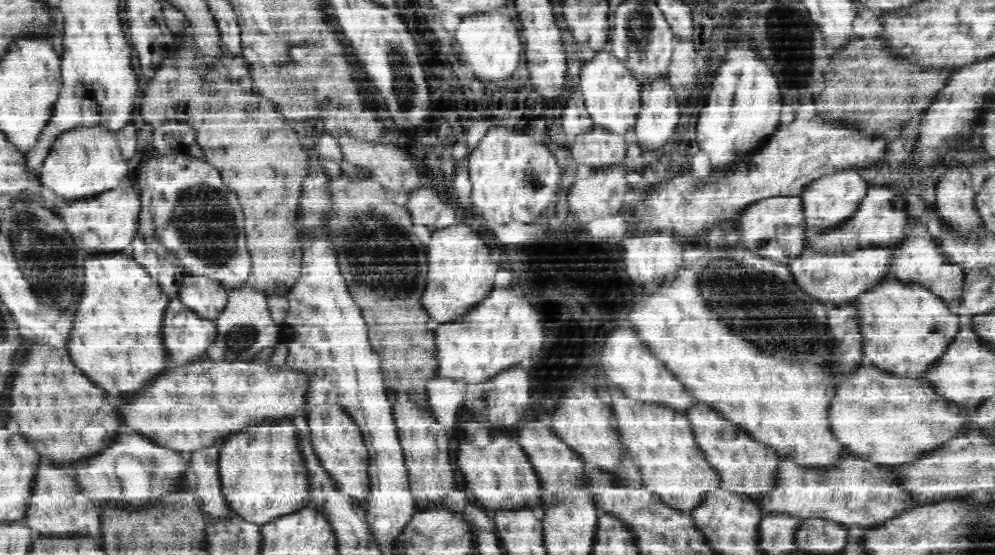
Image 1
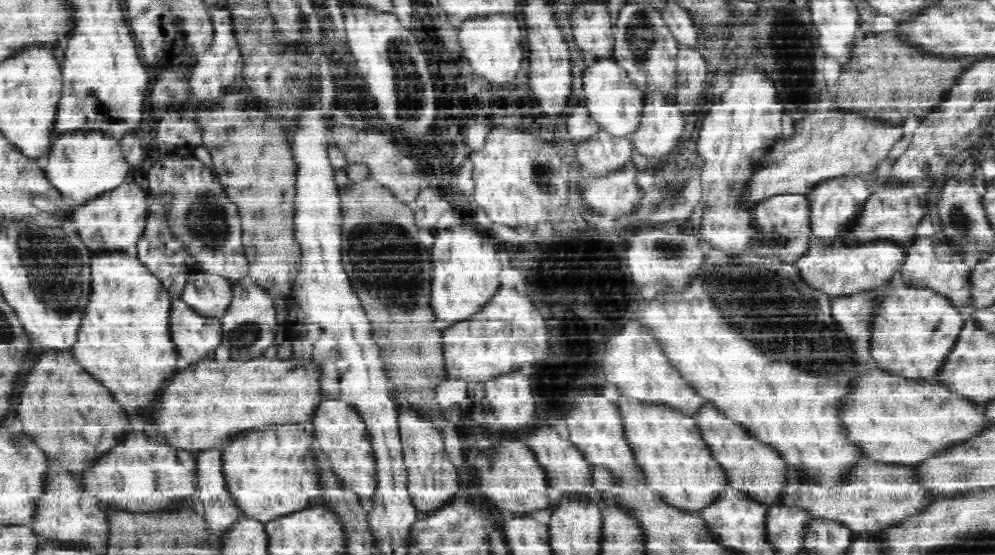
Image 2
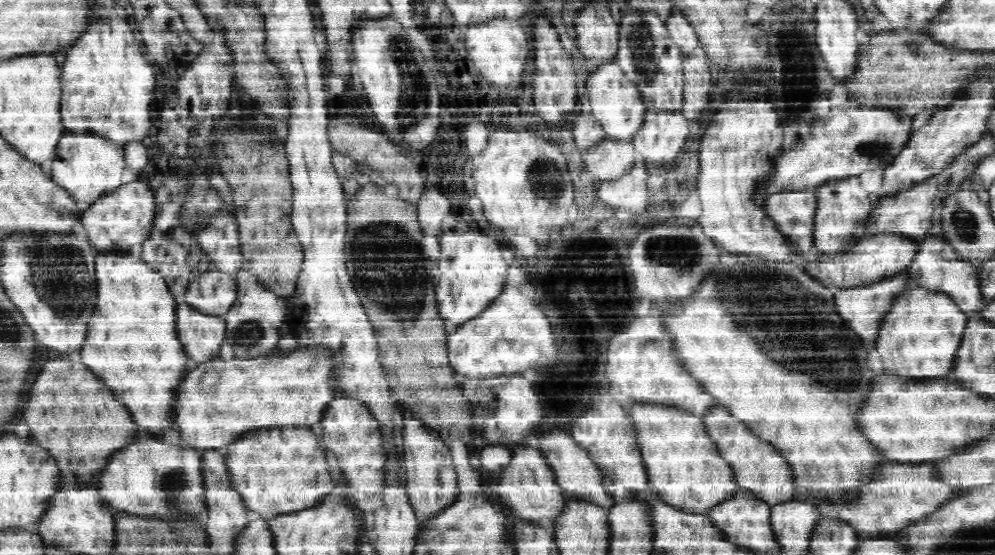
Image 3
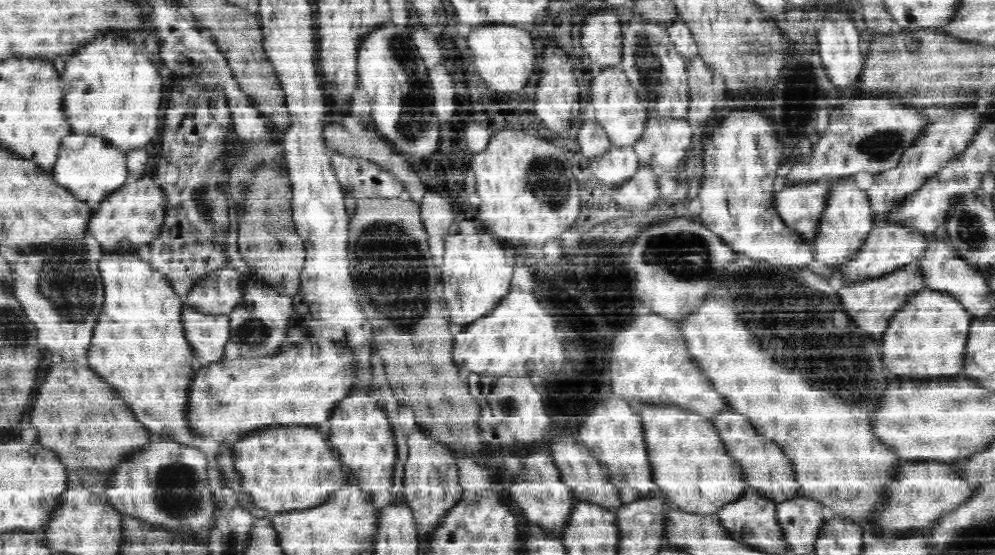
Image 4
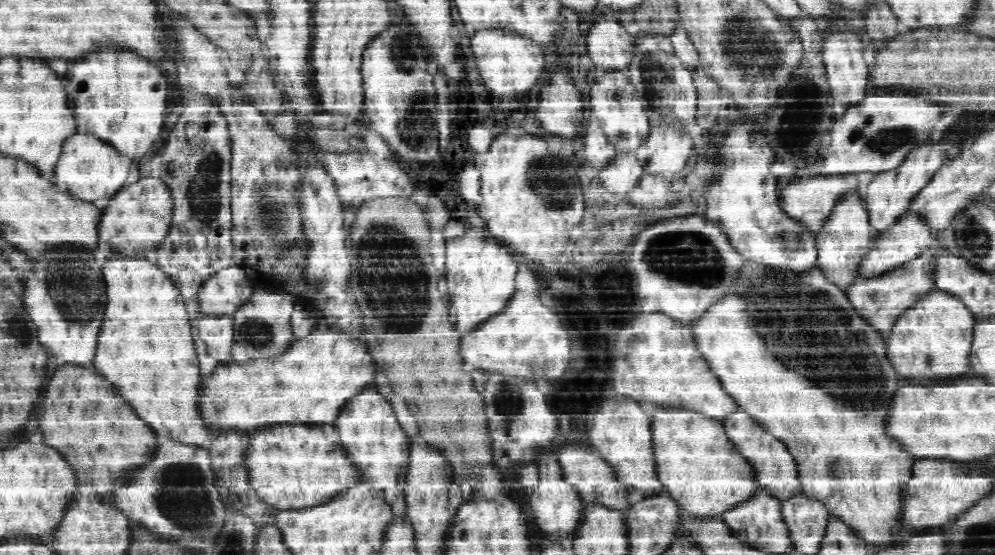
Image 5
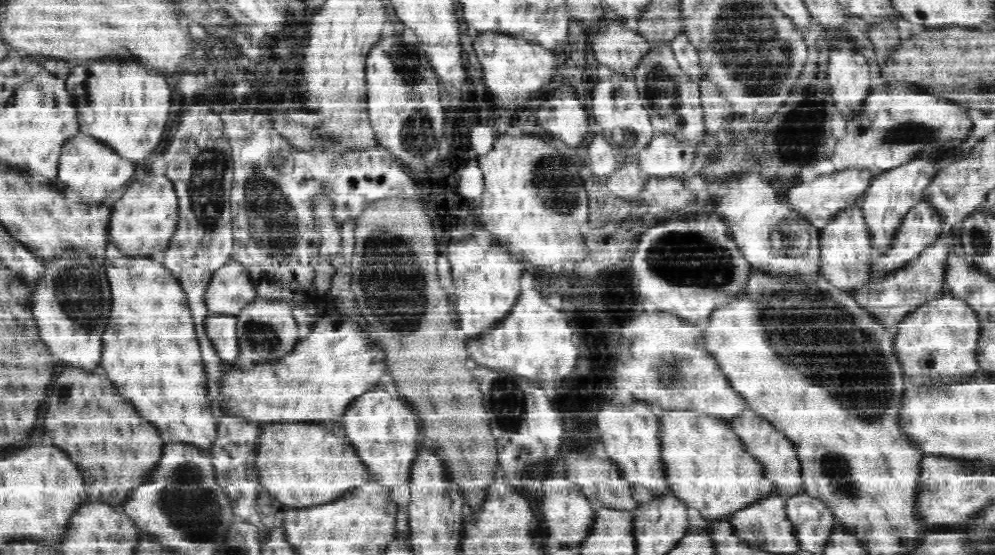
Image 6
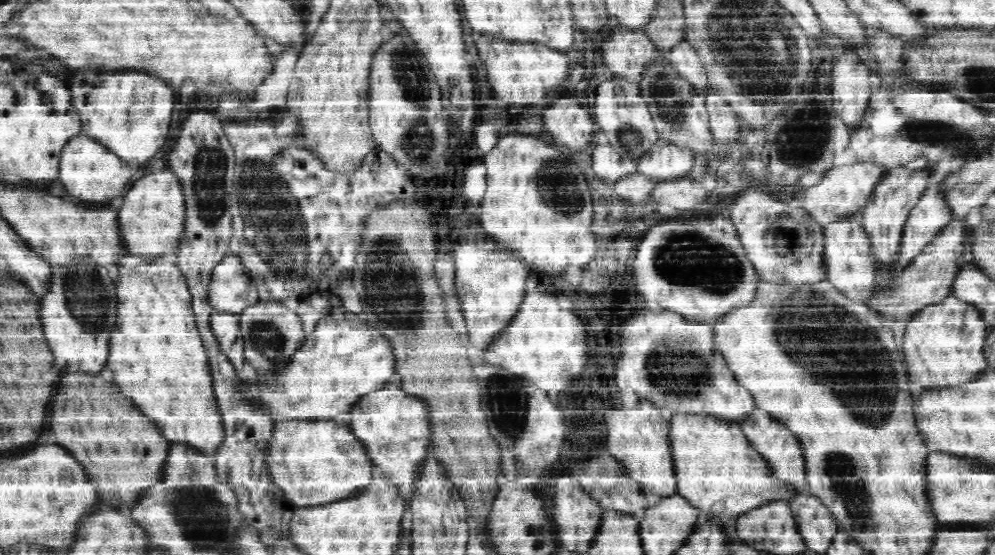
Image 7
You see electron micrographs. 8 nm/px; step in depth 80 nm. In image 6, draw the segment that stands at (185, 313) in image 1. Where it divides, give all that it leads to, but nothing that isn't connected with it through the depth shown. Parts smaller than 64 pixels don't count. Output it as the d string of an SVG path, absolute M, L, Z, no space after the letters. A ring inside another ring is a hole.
M210 314L206 322L208 336L216 344L216 350L222 356L222 360L230 363L234 369L240 368L236 365L240 356L237 315Z

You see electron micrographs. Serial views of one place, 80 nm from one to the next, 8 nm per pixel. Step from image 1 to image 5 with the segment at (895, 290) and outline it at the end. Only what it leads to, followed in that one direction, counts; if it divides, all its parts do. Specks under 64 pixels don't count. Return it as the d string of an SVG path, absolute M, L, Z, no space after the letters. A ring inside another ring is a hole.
M940 290L932 291L924 300L904 312L891 328L893 331L887 342L891 363L910 385L941 385L962 380L961 376L975 368L975 363L971 361L971 352L978 324L974 313L960 297Z

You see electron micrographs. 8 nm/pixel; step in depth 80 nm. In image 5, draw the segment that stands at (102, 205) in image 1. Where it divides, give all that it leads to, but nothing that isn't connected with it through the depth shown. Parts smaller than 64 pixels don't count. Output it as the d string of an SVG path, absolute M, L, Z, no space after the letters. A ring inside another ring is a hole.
M157 175L140 176L117 194L110 198L112 202L103 214L104 242L111 244L116 258L146 258L157 264L157 248L168 236L174 216L170 187Z

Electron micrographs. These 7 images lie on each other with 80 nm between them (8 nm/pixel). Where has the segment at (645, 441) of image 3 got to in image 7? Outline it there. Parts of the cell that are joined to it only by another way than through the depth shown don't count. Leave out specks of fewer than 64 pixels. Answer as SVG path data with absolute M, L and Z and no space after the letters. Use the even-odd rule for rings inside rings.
M675 414L671 418L671 443L674 444L675 468L678 469L678 494L685 496L692 504L709 513L710 519L724 526L737 527L740 515L758 510L768 502L790 503L798 498L798 490L791 481L778 477L774 465L762 456L747 433L734 422L700 414Z

